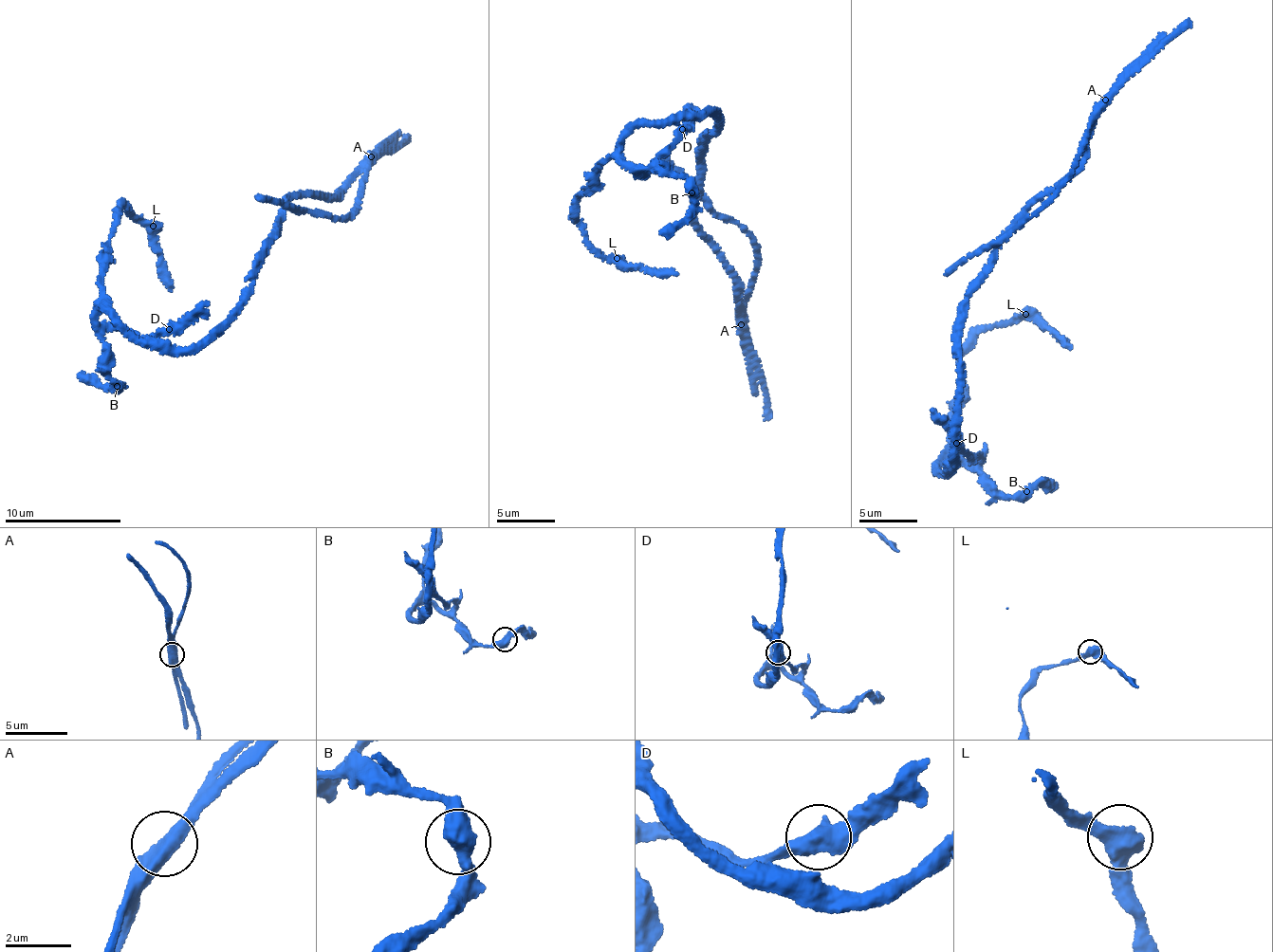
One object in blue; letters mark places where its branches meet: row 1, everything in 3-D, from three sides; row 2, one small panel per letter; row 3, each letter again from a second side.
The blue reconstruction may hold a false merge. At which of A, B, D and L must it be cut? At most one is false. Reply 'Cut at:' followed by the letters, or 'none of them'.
Cut at: A

